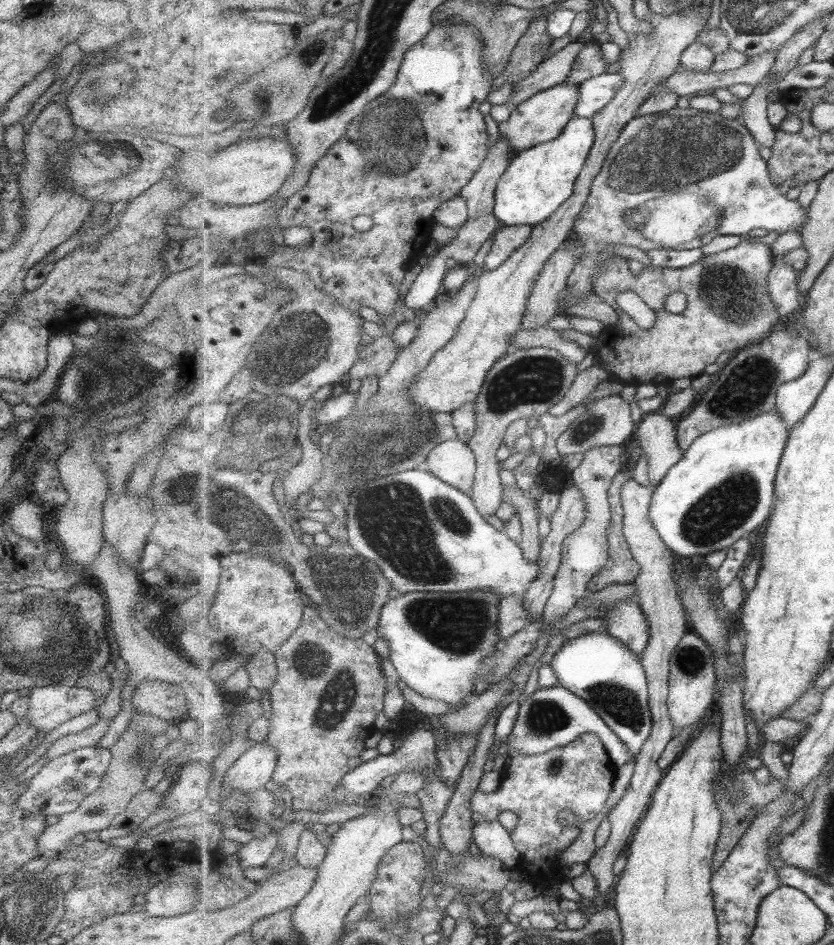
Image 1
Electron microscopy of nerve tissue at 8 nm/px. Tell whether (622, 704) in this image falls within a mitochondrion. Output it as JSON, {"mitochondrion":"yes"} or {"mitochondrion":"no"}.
{"mitochondrion":"yes"}

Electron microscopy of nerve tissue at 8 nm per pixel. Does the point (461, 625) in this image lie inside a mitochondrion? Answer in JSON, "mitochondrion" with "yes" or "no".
{"mitochondrion":"yes"}

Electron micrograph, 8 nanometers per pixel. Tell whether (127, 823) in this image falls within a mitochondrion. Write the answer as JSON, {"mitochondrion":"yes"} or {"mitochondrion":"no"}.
{"mitochondrion":"no"}

